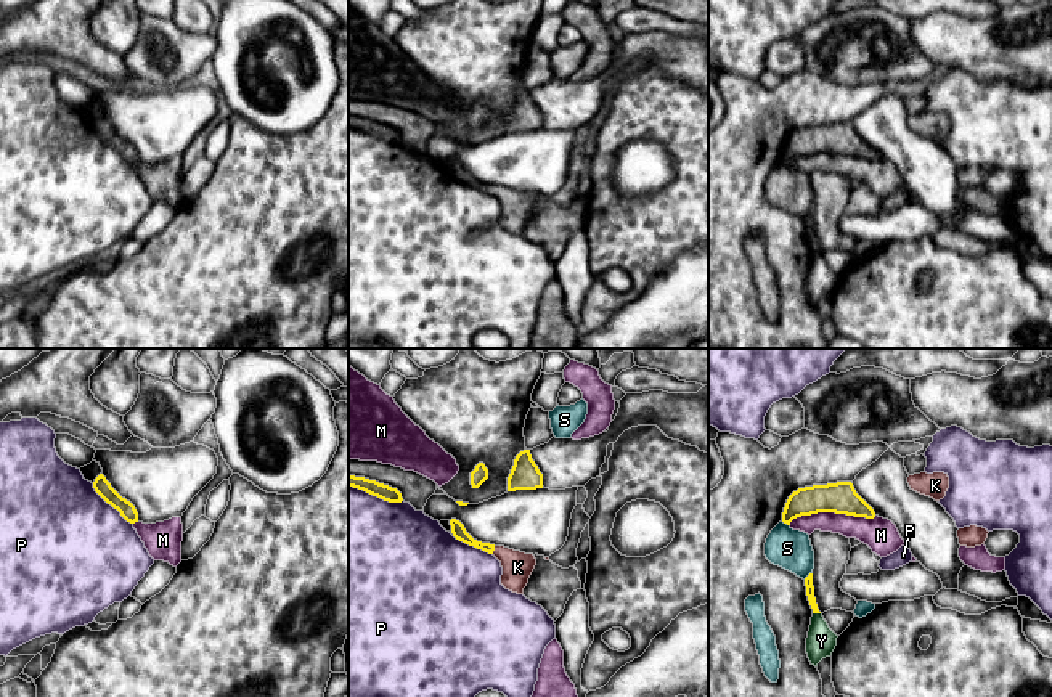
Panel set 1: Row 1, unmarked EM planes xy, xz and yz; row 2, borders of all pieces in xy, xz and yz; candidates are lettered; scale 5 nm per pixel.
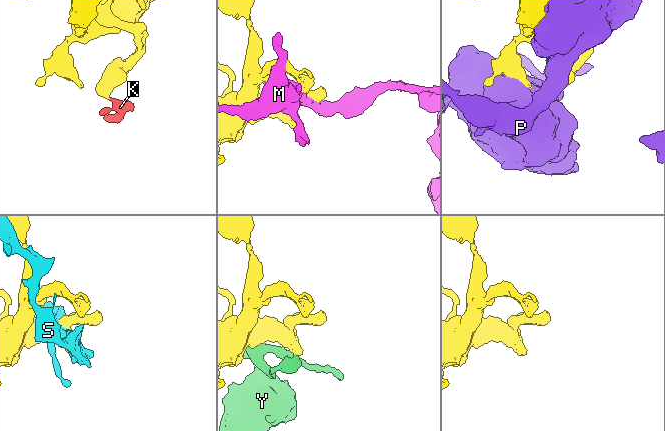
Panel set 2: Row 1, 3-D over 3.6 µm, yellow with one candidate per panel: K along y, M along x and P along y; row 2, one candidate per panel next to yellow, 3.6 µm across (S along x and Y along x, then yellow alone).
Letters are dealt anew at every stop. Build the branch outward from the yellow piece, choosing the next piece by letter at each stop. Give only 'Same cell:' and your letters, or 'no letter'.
Same cell: K

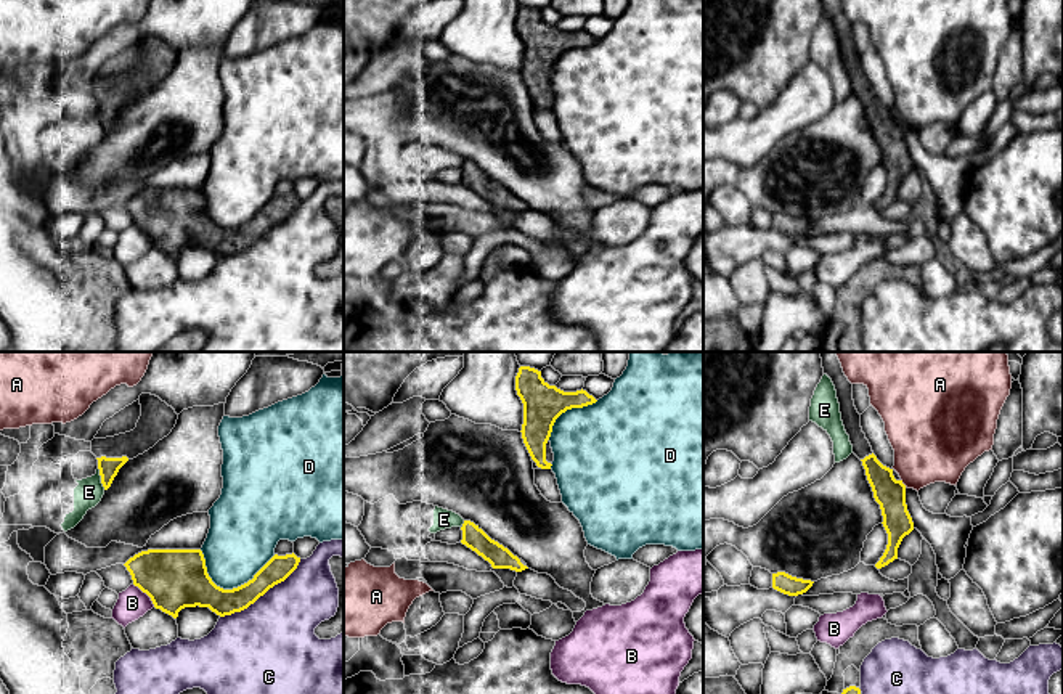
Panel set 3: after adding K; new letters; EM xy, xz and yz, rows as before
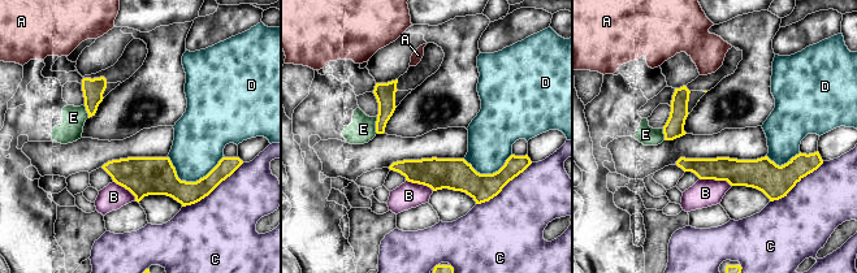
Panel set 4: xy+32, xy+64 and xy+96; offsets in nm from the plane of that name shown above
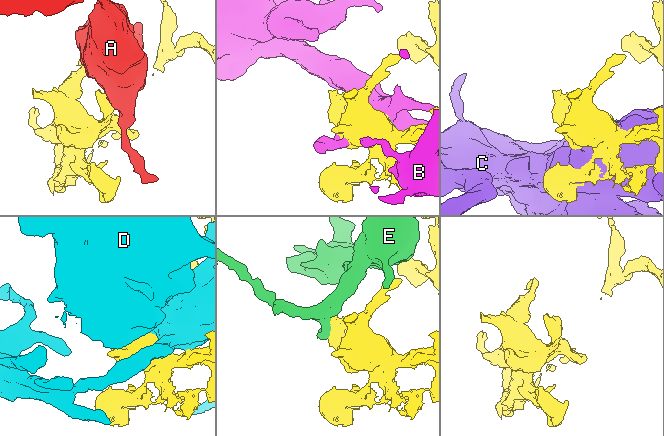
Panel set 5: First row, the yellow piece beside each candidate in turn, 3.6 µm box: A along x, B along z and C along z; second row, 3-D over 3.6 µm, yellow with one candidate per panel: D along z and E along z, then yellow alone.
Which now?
Same cell: no letter

